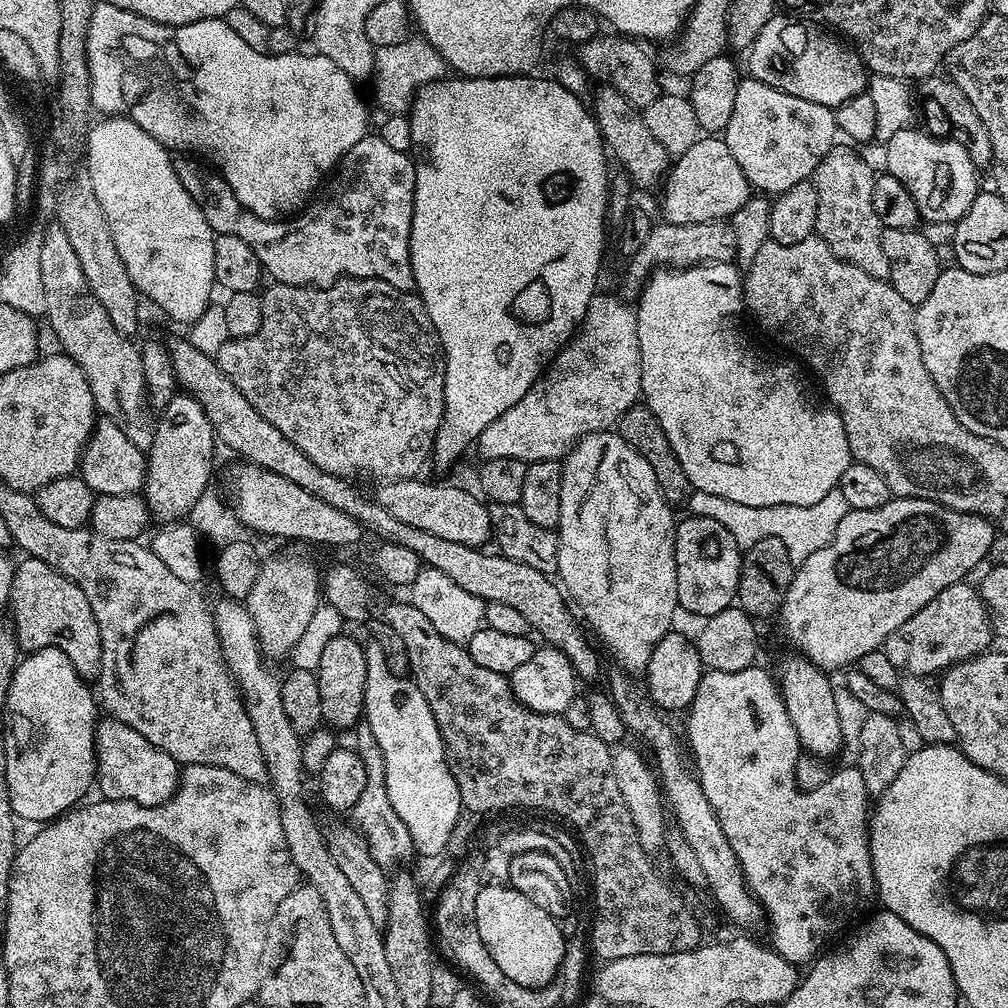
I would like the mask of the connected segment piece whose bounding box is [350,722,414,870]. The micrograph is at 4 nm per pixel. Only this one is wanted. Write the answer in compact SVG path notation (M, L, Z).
M363 722L356 725L354 729L356 744L354 750L358 758L362 758L362 766L366 766L366 786L354 802L350 813L351 823L357 832L368 841L368 852L374 854L374 862L378 862L385 870L396 870L399 864L407 862L414 856L410 830L406 830L406 822L398 818L394 806L390 806L390 794L386 794L386 762L382 758L382 750L378 747L378 741L370 731L370 726Z

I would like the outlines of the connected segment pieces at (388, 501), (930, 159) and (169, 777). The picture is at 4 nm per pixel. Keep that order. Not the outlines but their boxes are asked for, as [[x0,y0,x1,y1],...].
[[374,478,493,549],[883,126,978,225],[96,718,181,806]]

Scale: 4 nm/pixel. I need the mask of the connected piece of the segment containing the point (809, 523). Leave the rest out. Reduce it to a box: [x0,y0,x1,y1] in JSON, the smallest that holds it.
[686,486,850,566]

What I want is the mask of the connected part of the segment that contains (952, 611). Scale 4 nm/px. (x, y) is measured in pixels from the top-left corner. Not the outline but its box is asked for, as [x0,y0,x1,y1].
[883,582,994,678]

